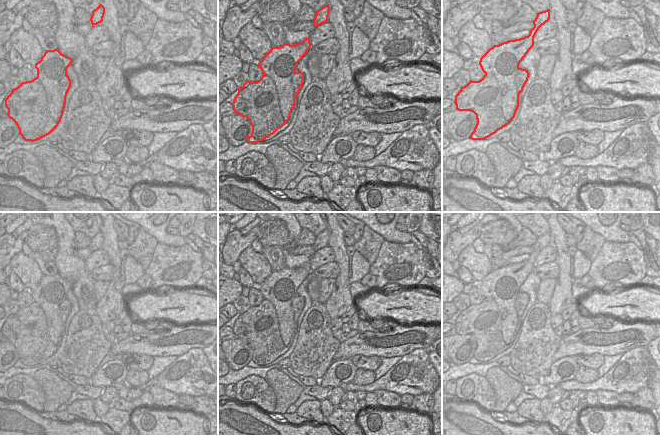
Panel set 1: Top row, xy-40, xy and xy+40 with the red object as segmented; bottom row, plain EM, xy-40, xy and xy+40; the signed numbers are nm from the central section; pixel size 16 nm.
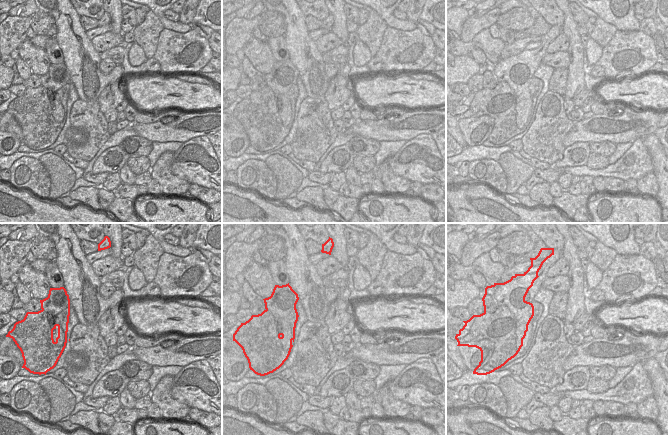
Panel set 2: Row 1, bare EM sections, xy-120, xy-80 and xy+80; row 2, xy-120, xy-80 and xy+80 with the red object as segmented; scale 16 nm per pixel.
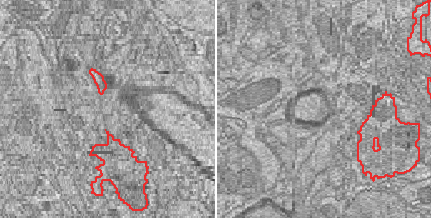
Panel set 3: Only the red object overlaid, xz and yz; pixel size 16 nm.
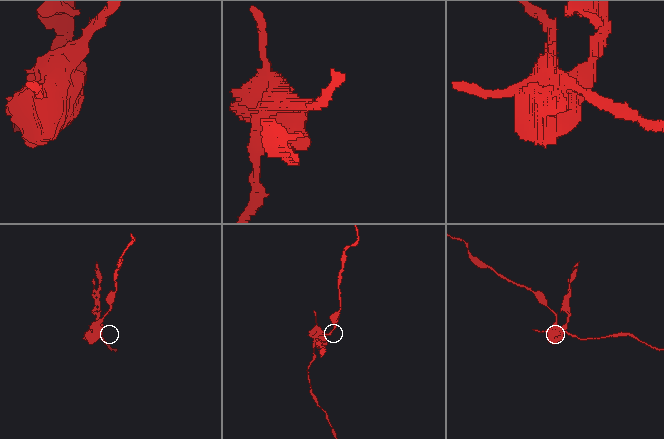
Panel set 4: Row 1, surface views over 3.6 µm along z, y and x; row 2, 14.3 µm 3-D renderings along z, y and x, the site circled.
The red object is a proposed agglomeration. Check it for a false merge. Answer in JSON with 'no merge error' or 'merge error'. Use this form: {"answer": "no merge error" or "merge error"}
{"answer": "merge error"}

